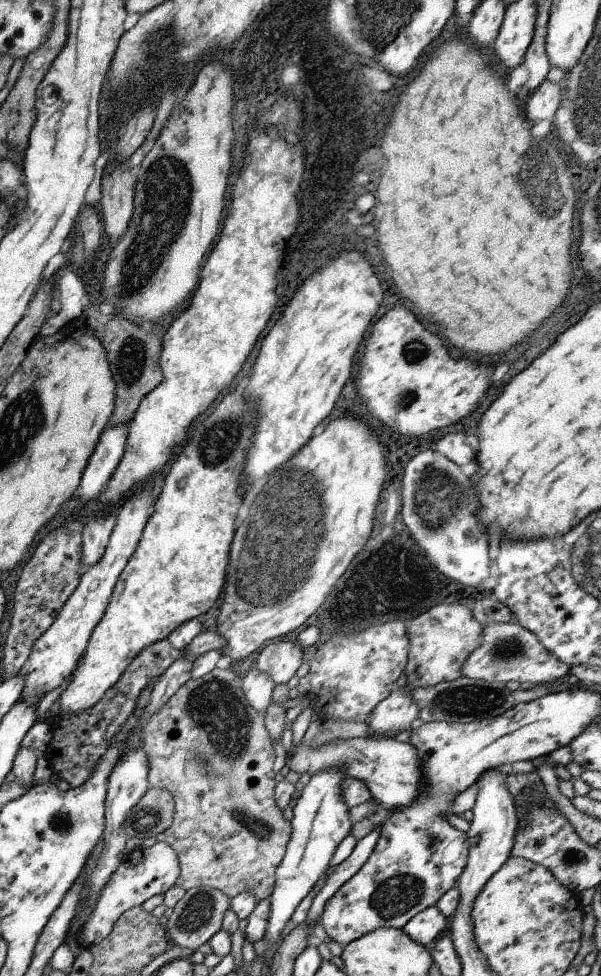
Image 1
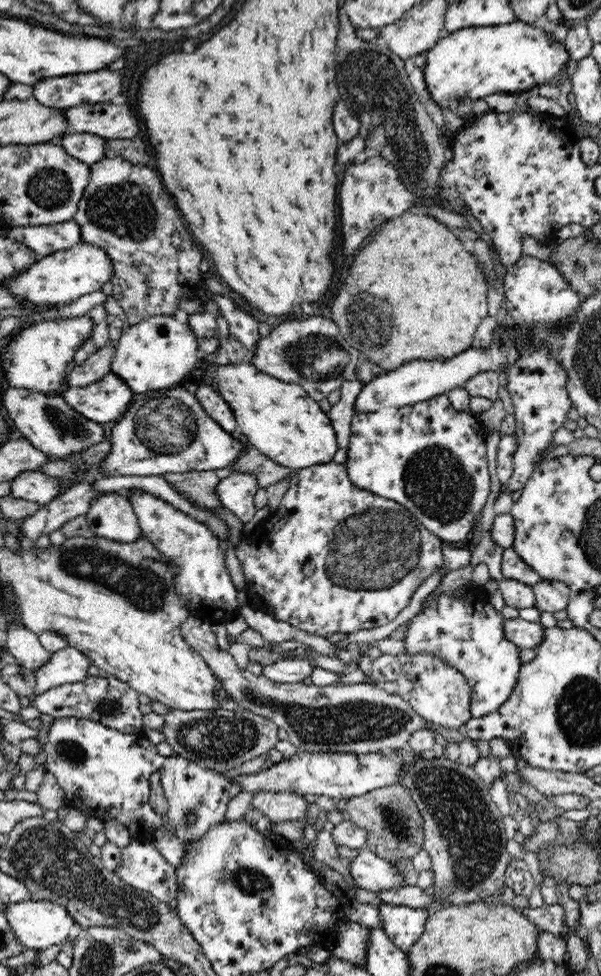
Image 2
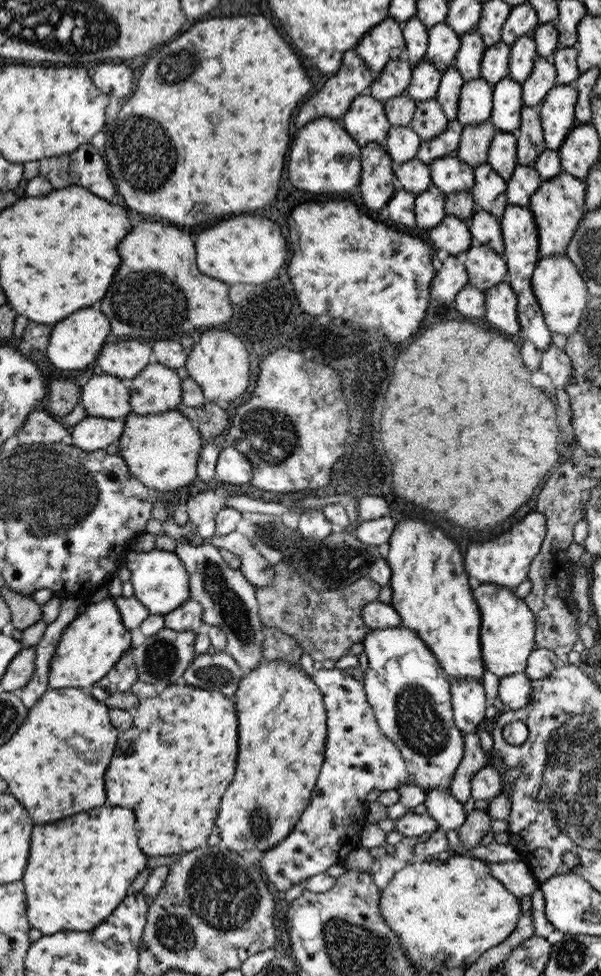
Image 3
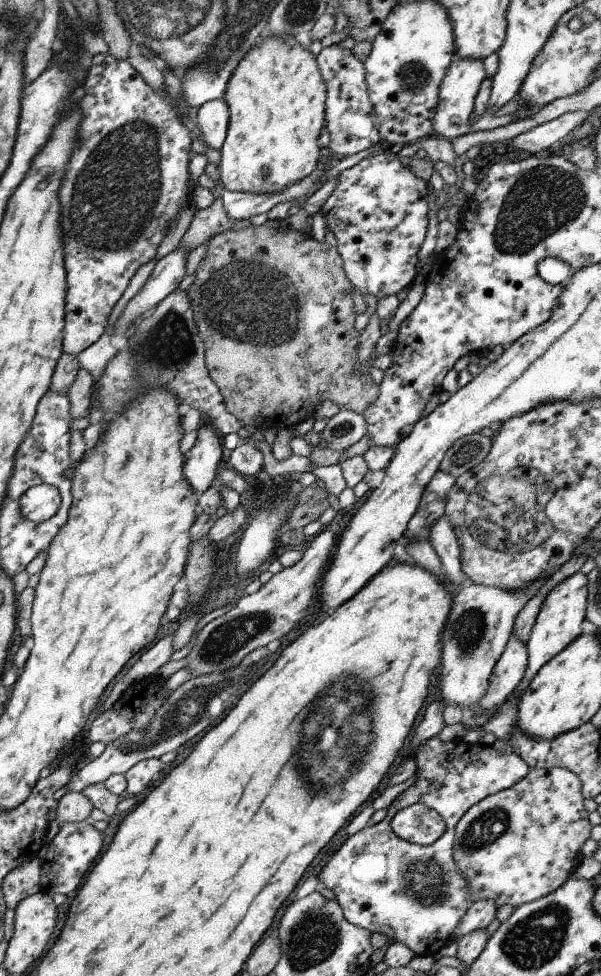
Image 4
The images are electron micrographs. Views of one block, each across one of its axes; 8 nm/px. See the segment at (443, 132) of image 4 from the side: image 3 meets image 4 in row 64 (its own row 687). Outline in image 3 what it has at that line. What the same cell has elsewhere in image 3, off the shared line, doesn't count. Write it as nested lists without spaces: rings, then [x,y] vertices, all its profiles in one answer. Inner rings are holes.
[[[472,678],[450,680],[453,720],[462,734],[477,732],[478,724],[486,720],[486,692],[483,684]]]

